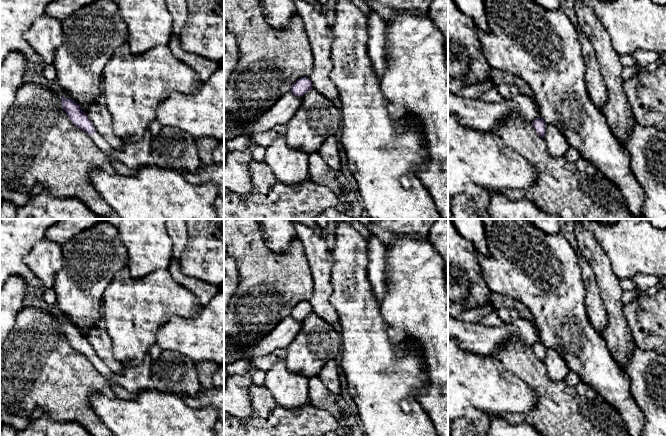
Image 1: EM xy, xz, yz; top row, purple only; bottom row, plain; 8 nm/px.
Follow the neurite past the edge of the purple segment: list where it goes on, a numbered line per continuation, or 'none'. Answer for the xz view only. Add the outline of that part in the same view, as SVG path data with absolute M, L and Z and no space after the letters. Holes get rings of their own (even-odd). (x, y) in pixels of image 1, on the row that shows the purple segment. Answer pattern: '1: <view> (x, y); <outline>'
none

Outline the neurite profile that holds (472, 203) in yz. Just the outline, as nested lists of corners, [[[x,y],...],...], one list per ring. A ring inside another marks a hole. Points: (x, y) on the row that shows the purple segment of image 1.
[[[470,185],[452,197],[452,219],[489,219],[487,207],[490,192],[478,185]]]

